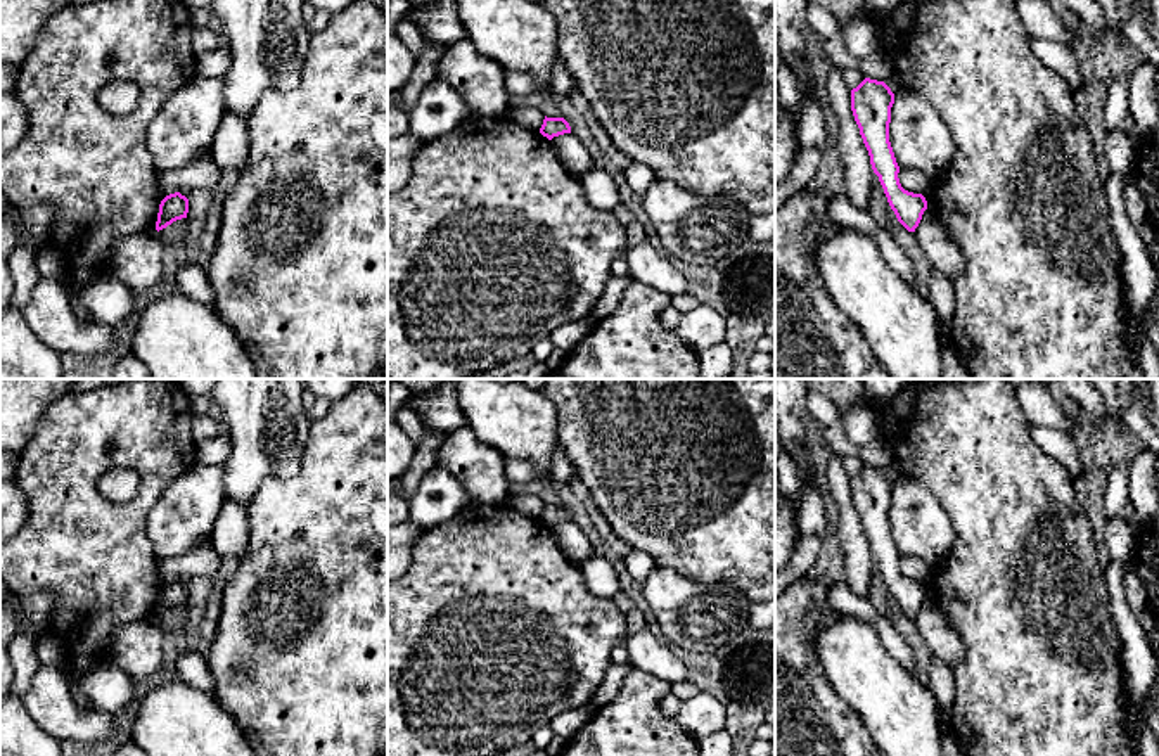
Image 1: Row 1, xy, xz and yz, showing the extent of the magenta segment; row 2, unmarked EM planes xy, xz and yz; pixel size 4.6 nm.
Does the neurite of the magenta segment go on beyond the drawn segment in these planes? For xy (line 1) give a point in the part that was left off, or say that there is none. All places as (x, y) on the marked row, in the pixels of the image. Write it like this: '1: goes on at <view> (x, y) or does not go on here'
1: does not go on here

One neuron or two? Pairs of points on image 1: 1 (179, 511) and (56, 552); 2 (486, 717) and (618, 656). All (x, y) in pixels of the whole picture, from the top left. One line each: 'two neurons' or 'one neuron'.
1: two neurons
2: two neurons

